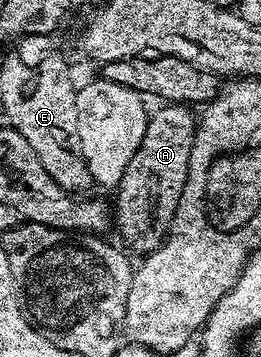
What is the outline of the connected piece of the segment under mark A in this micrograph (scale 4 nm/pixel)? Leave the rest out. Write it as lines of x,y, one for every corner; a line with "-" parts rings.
159,105
156,111
150,112
145,137
141,137
141,145
137,153
133,153
129,165
125,165
125,173
121,177
119,186
114,188
113,227
114,230
119,230
119,235
123,238
122,246
132,252
135,250
136,256
142,257
156,251
171,230
171,222
177,213
179,199
187,184
191,150
195,144
197,115
191,110
192,108
187,105

